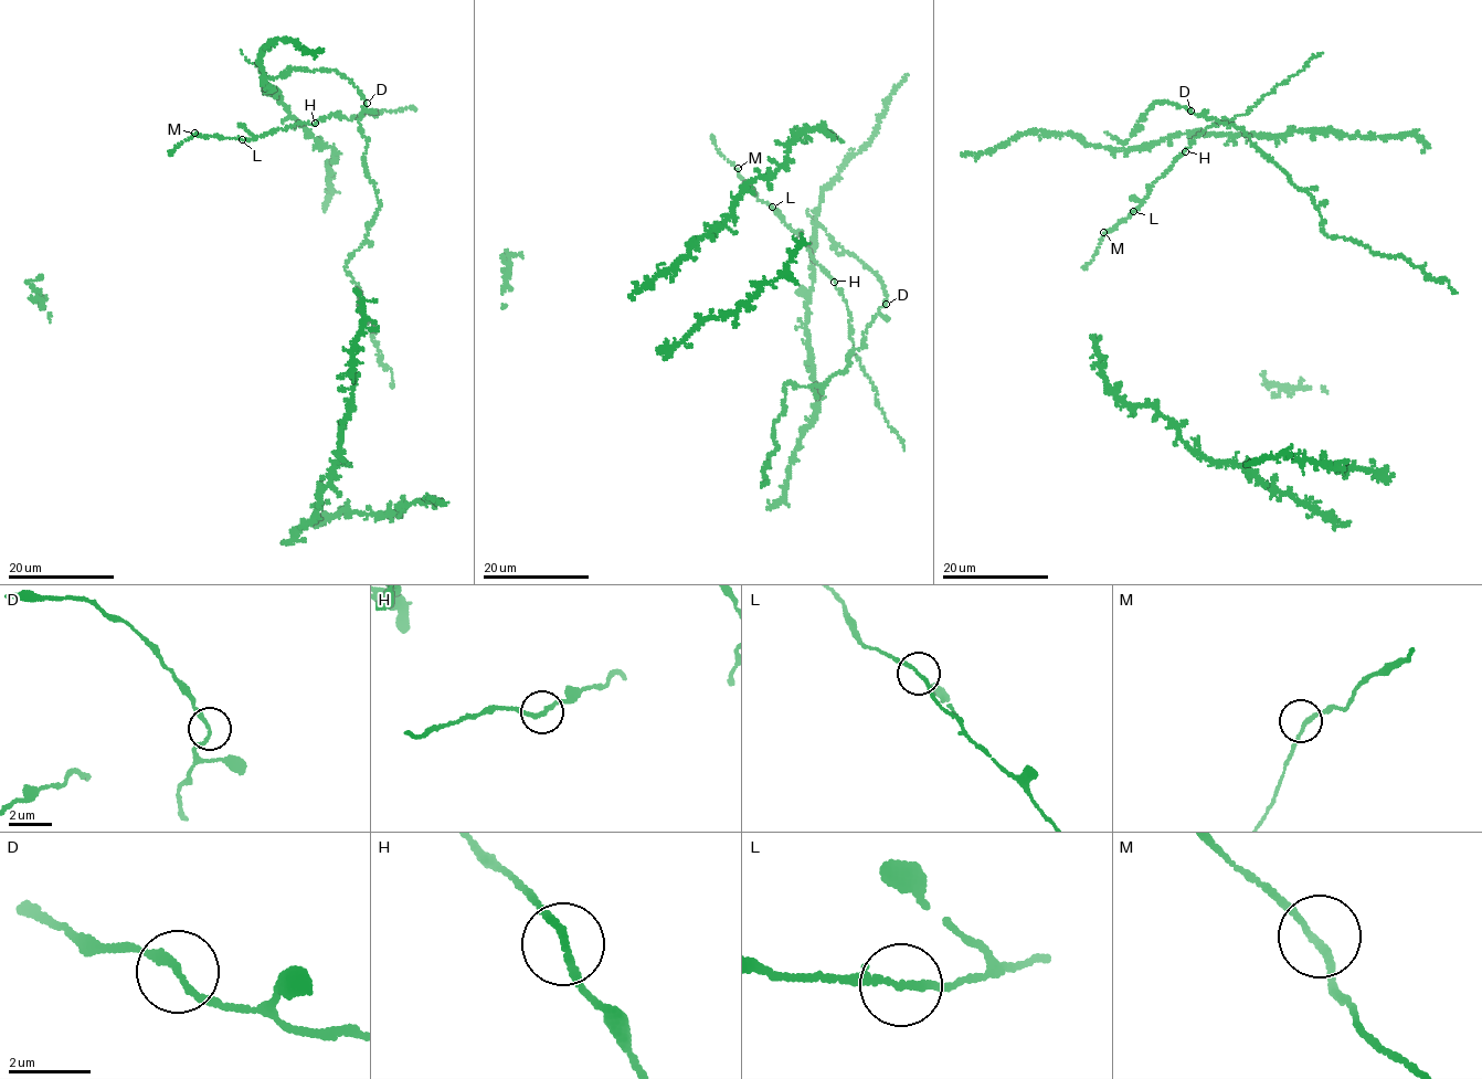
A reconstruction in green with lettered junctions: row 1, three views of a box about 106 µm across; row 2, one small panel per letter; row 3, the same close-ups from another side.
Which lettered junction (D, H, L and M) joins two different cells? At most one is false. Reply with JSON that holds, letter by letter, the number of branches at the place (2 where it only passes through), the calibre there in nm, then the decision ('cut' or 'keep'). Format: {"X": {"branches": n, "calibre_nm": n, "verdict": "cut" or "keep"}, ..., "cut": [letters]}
{"D": {"branches": 2, "calibre_nm": 170, "verdict": "keep"}, "H": {"branches": 2, "calibre_nm": 180, "verdict": "keep"}, "L": {"branches": 2, "calibre_nm": 150, "verdict": "keep"}, "M": {"branches": 2, "calibre_nm": 170, "verdict": "keep"}, "cut": []}

